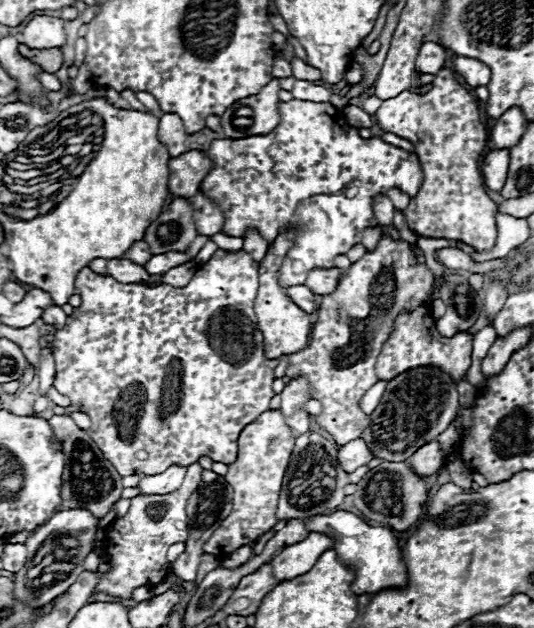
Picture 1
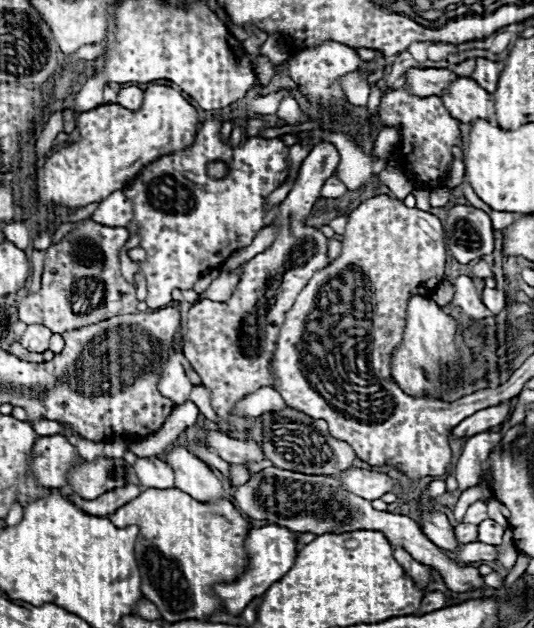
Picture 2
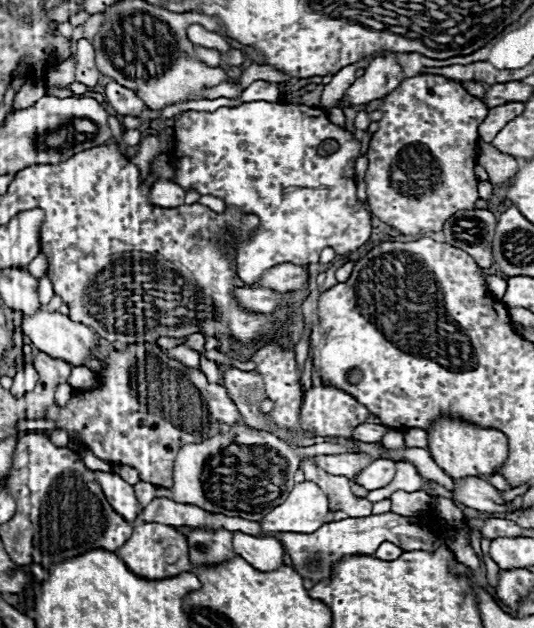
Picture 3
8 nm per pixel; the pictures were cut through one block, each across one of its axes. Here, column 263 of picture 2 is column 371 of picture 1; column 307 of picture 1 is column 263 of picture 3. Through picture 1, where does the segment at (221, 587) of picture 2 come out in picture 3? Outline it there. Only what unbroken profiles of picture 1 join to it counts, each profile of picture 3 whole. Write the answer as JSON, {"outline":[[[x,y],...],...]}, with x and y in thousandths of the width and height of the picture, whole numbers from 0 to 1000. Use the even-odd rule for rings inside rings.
{"outline":[[[569,764],[551,771],[536,799],[491,825],[491,838],[509,847],[584,850],[607,834],[607,822],[618,815],[614,803],[618,793],[588,768]]]}

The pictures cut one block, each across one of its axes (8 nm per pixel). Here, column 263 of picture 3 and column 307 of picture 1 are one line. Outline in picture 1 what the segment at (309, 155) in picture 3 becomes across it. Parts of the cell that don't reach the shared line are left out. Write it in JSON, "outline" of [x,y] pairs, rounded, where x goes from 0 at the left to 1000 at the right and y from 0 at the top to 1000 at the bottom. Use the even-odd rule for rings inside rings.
{"outline":[[[524,162],[524,201],[517,201],[517,207],[506,213],[446,223],[408,220],[397,226],[386,245],[401,255],[404,268],[397,277],[390,277],[390,283],[382,283],[375,303],[412,325],[423,347],[416,360],[423,376],[453,379],[461,363],[479,363],[502,385],[509,385],[521,373],[521,363],[532,363],[543,354],[562,354],[562,373],[524,424],[528,459],[569,452],[581,430],[622,427],[622,411],[648,404],[663,389],[674,389],[678,369],[685,363],[708,360],[697,334],[700,312],[723,309],[730,299],[745,299],[775,315],[794,287],[790,261],[779,245],[723,229],[712,220],[678,220],[670,207],[648,194],[640,175],[614,162]],[[652,299],[670,299],[663,315],[648,312]]]}

